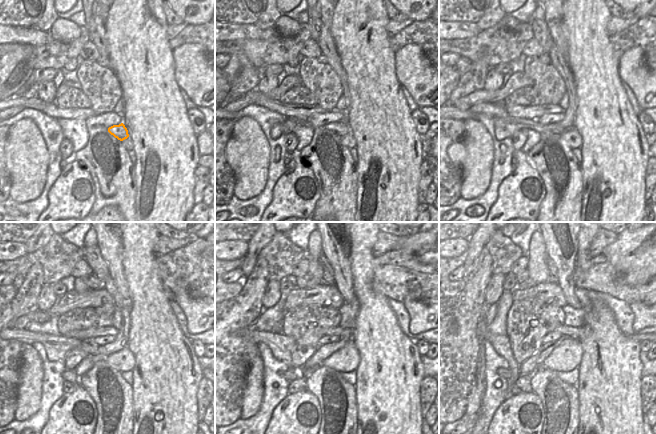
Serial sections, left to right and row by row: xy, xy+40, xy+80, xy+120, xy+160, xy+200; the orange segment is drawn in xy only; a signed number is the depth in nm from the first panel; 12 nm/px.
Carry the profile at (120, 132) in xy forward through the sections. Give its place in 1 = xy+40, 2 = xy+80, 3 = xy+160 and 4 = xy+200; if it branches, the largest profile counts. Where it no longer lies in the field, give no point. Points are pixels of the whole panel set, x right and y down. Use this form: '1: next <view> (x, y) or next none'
1: next xy+40 (340, 128)
2: next xy+80 (533, 124)
3: next xy+160 (282, 341)
4: next xy+200 (503, 340)

